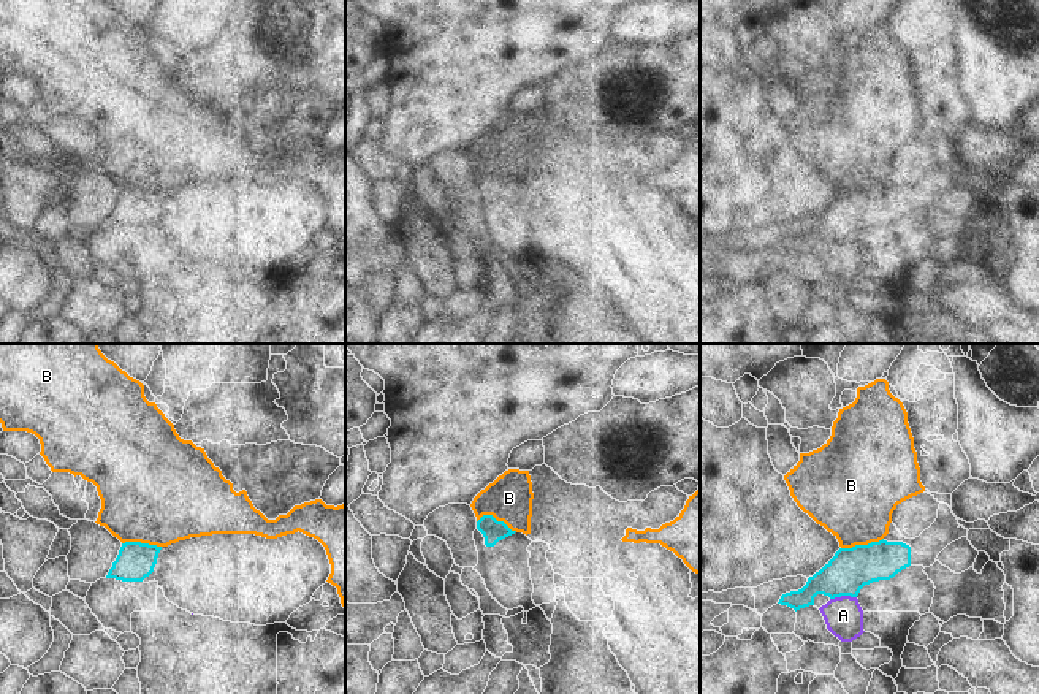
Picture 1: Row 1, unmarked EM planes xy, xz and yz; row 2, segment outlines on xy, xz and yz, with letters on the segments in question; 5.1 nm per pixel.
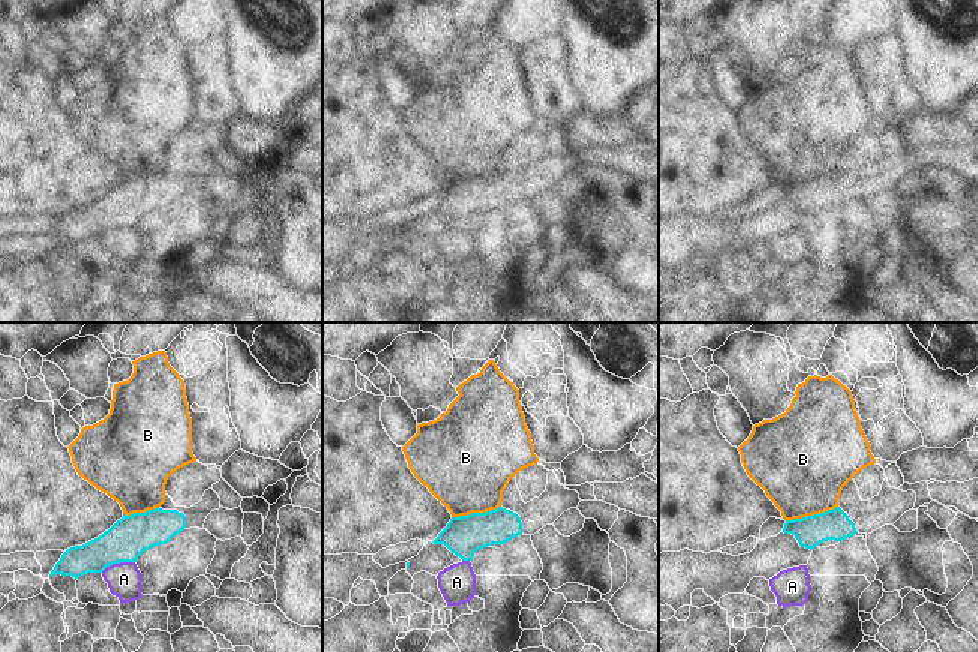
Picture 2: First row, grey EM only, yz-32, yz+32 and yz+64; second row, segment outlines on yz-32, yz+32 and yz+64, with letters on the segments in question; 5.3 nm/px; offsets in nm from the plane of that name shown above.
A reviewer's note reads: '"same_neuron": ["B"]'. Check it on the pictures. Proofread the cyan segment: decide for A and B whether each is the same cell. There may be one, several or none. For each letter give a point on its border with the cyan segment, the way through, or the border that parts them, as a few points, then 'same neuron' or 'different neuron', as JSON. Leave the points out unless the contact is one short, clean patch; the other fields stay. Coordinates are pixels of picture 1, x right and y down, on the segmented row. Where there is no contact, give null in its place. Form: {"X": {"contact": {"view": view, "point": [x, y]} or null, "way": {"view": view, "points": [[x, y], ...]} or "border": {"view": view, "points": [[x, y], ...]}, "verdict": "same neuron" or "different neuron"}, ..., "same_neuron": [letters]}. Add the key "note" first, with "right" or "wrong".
{"note": "wrong", "A": {"contact": {"view": "yz", "point": [843, 594]}, "verdict": "different neuron"}, "B": {"contact": {"view": "yz", "point": [862, 545]}, "border": {"view": "yz", "points": [[882, 537], [841, 549]]}, "verdict": "different neuron"}, "same_neuron": []}

